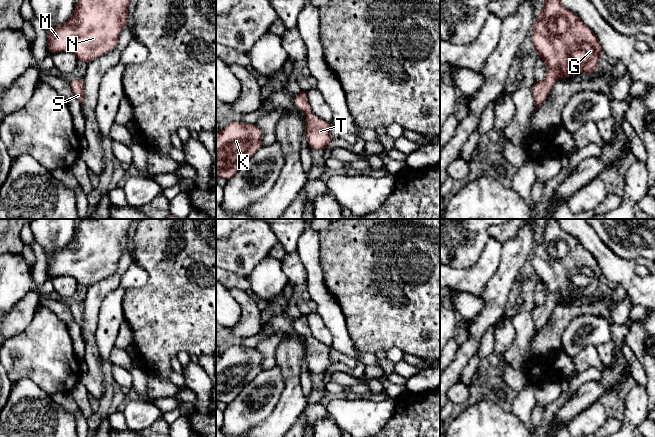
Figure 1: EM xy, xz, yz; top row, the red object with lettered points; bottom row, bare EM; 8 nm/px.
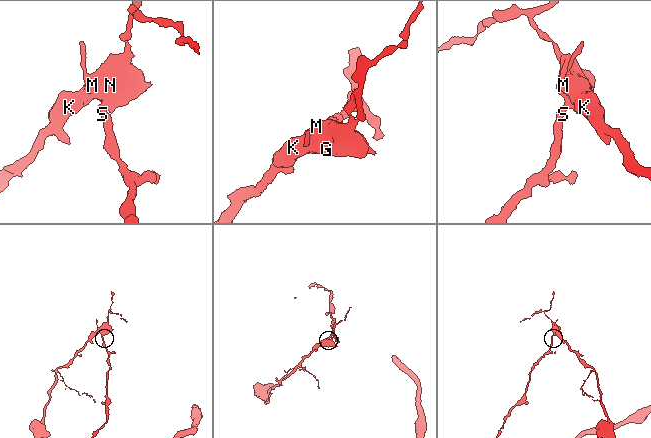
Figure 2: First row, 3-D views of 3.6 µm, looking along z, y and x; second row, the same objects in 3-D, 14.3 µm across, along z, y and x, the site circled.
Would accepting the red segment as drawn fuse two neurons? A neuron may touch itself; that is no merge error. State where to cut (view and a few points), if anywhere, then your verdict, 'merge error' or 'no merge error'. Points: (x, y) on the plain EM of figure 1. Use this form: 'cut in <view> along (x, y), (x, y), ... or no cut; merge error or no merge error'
no cut; no merge error

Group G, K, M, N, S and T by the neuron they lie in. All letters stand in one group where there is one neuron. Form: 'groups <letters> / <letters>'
groups G K M N S T

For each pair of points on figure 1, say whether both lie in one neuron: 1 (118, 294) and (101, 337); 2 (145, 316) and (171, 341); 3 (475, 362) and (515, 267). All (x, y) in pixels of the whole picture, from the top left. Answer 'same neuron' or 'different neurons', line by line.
1: same neuron
2: same neuron
3: different neurons

